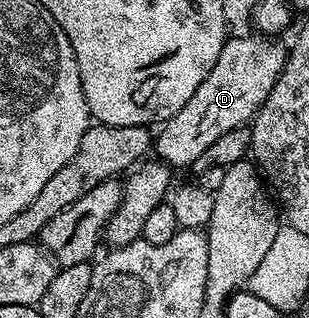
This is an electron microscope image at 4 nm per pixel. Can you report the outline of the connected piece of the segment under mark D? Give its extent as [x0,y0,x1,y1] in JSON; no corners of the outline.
[154,32,286,168]

